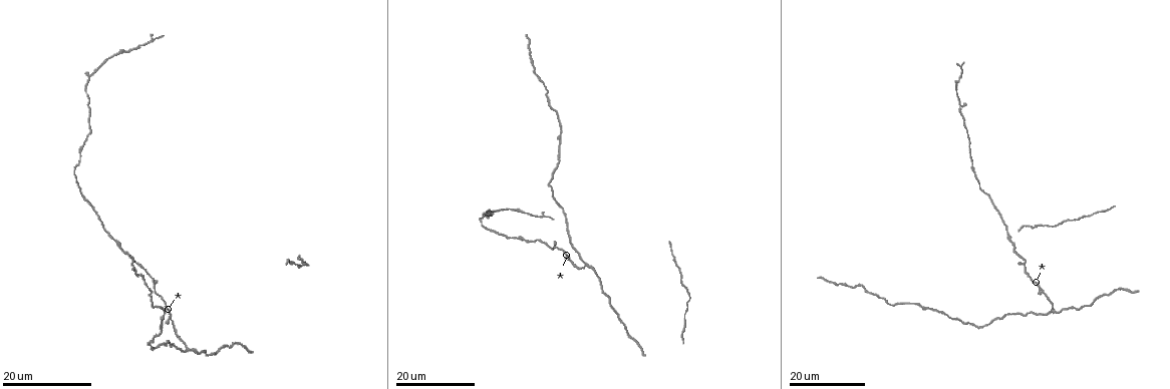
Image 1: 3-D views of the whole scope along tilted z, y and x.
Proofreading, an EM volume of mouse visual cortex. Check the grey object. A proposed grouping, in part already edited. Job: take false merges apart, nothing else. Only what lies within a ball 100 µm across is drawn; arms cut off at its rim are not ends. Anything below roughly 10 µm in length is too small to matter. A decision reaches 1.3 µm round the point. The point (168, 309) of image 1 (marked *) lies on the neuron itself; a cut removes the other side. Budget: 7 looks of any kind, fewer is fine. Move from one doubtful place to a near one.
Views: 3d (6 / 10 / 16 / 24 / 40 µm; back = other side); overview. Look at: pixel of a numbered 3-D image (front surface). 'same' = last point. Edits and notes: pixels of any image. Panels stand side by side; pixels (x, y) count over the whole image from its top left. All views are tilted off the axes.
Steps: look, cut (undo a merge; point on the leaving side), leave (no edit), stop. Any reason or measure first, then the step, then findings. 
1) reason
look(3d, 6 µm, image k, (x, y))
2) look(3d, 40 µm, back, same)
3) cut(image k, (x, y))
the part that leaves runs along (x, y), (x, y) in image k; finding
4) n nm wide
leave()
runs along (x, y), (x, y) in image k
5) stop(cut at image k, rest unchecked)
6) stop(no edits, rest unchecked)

thin arm on a thick one
look(3d, 24 µm, image 1, (168, 320))

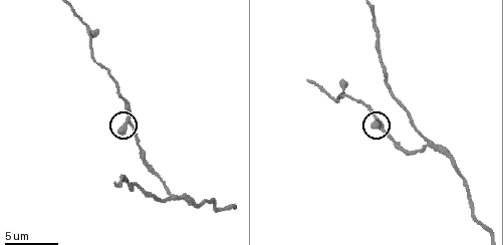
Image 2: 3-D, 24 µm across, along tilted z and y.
look(3d, 10 µm, image 2, (127, 119))

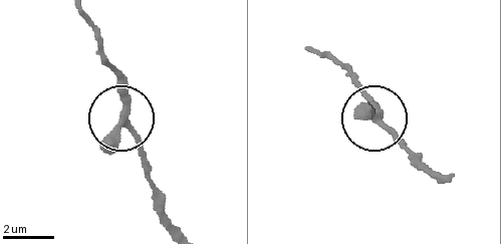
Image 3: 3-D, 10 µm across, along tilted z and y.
240 nm wide
leave()
runs along (363, 95), (378, 124), (403, 148) in image 3; one neuron here

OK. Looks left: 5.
thick turns thin
look(3d, 16 µm, image 1, (90, 109))

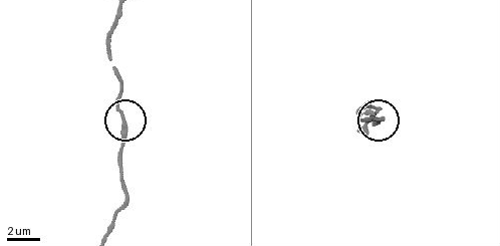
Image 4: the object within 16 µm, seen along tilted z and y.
zoom in
look(3d, 10 µm, image 4, (123, 114))

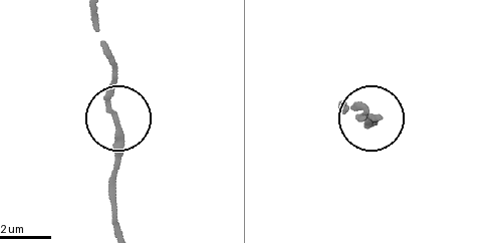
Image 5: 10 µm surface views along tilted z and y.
210 nm wide
leave()
runs along (118, 224), (113, 160), (120, 127), (107, 99), (108, 48) in image 5; continuous, no second neuron

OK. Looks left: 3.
sudden change in width
look(3d, 16 µm, image 1, (960, 113))

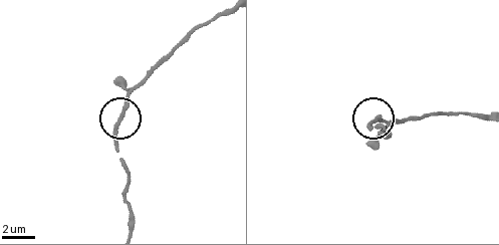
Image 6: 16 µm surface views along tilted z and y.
look(3d, 10 µm, image 6, (120, 124))

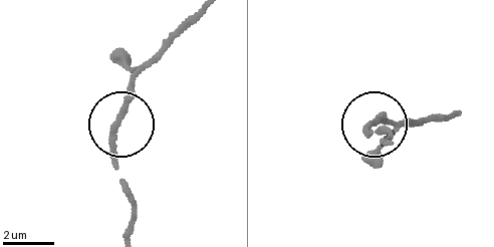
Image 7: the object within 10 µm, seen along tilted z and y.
leave()
runs along (128, 231), (132, 211), (114, 138), (153, 59) in image 7; all the same neuron

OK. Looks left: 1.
stop(no edits, rest unchecked)

